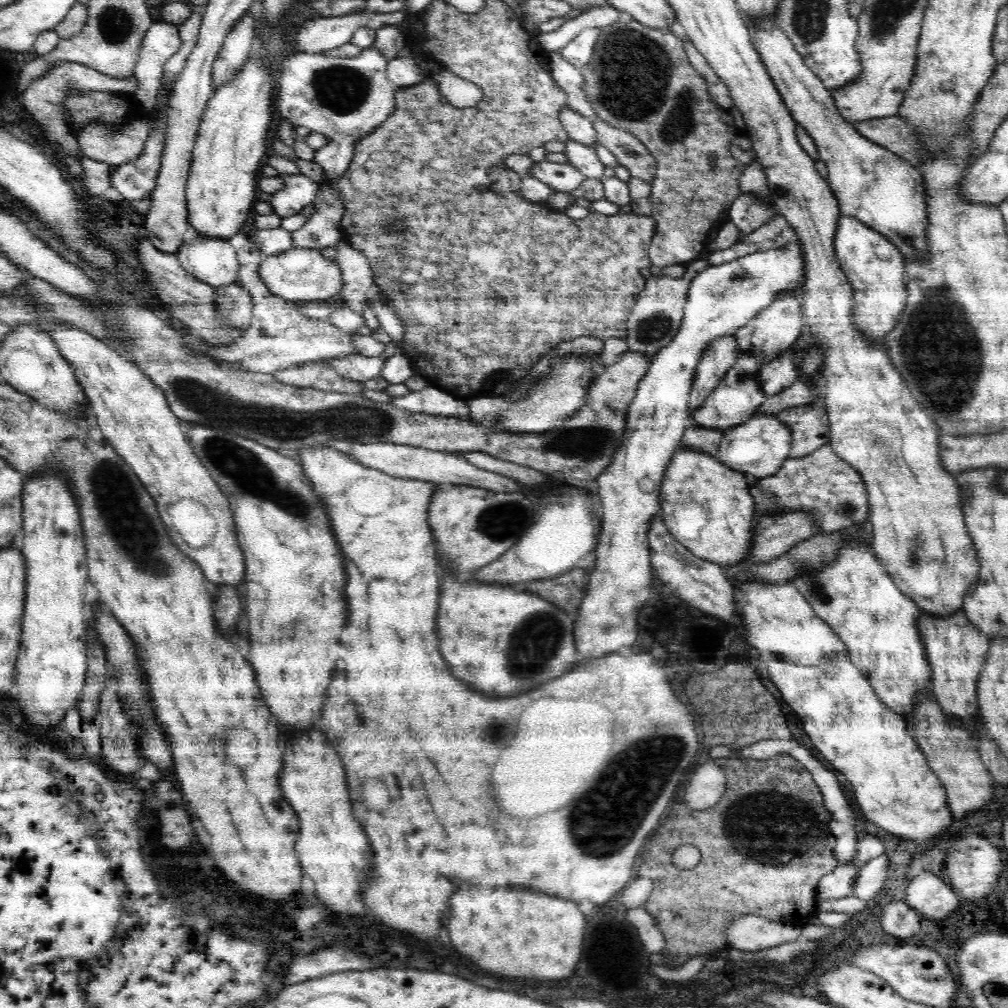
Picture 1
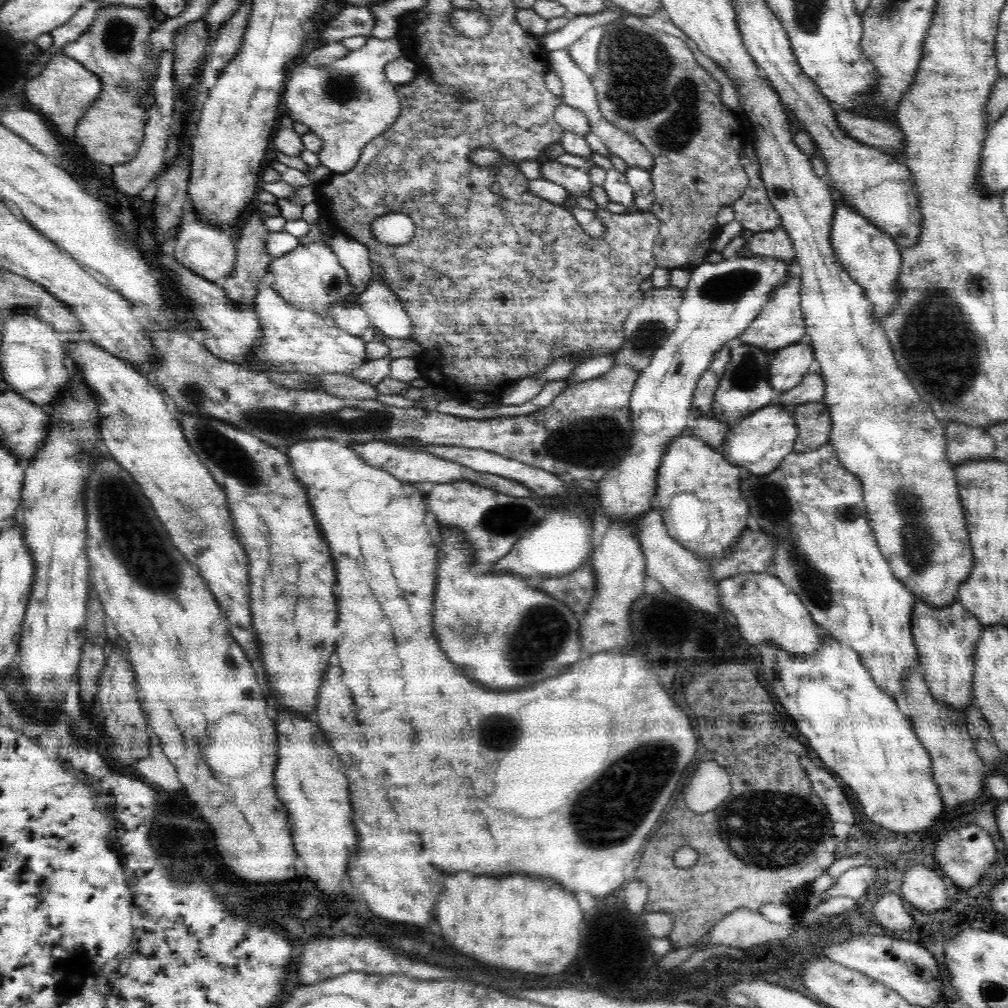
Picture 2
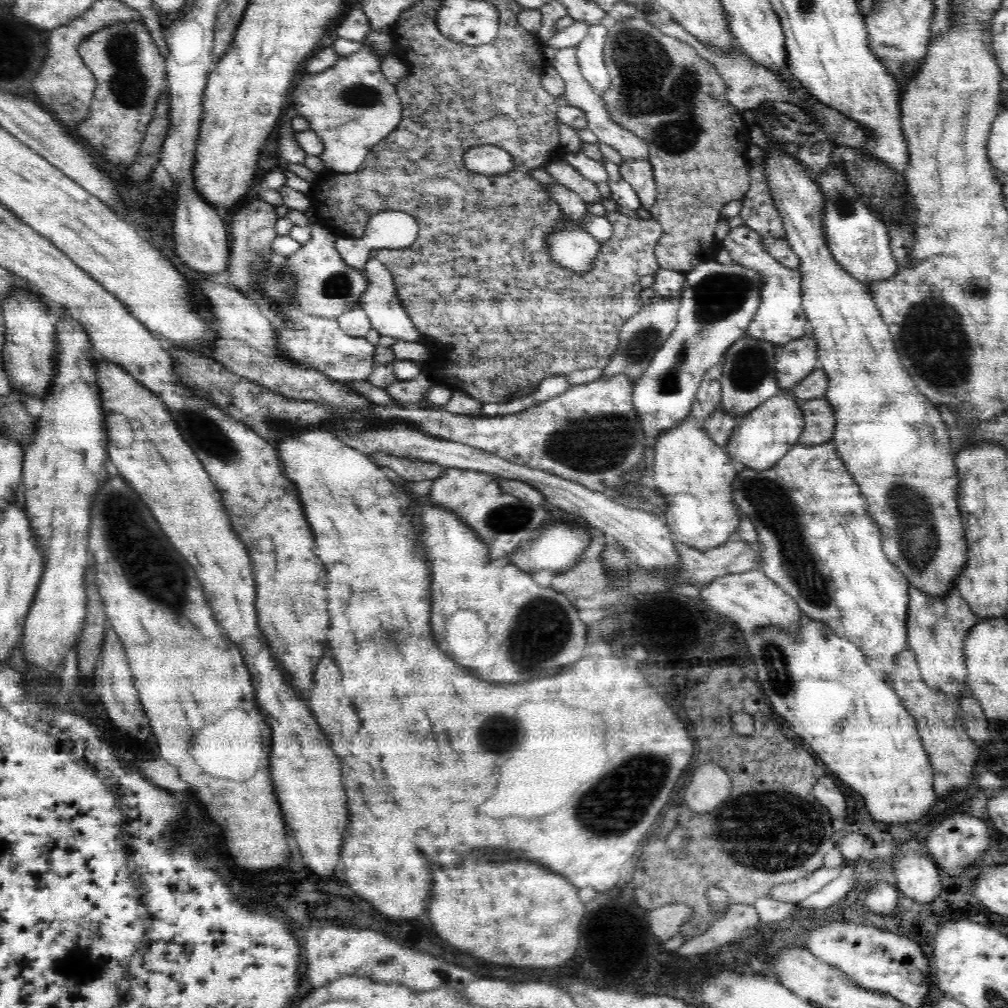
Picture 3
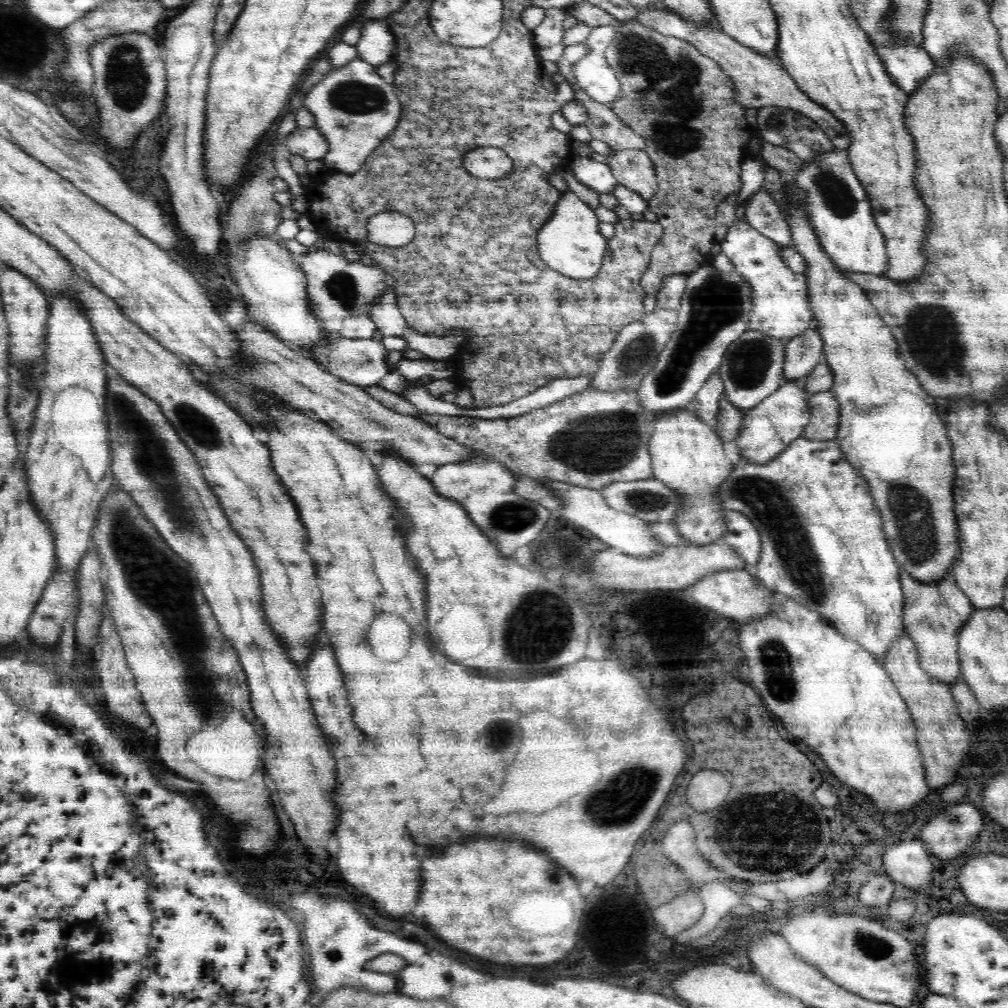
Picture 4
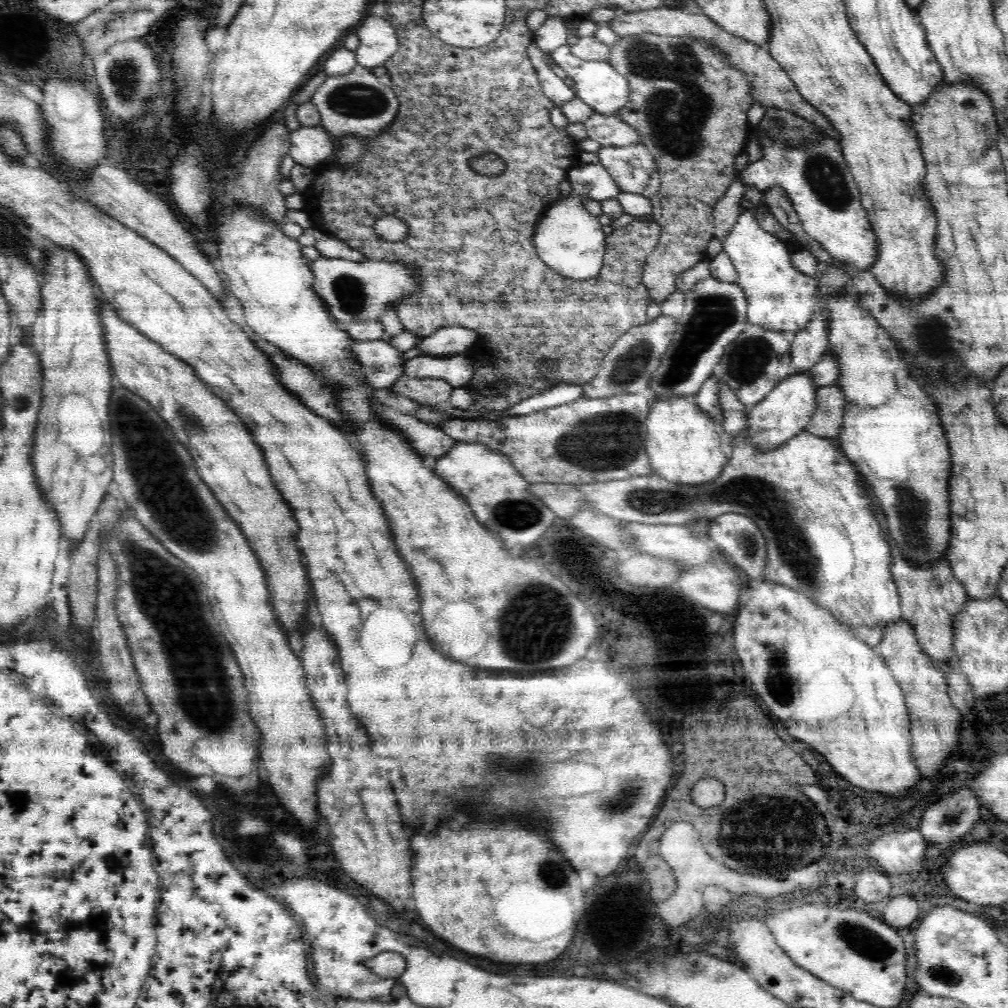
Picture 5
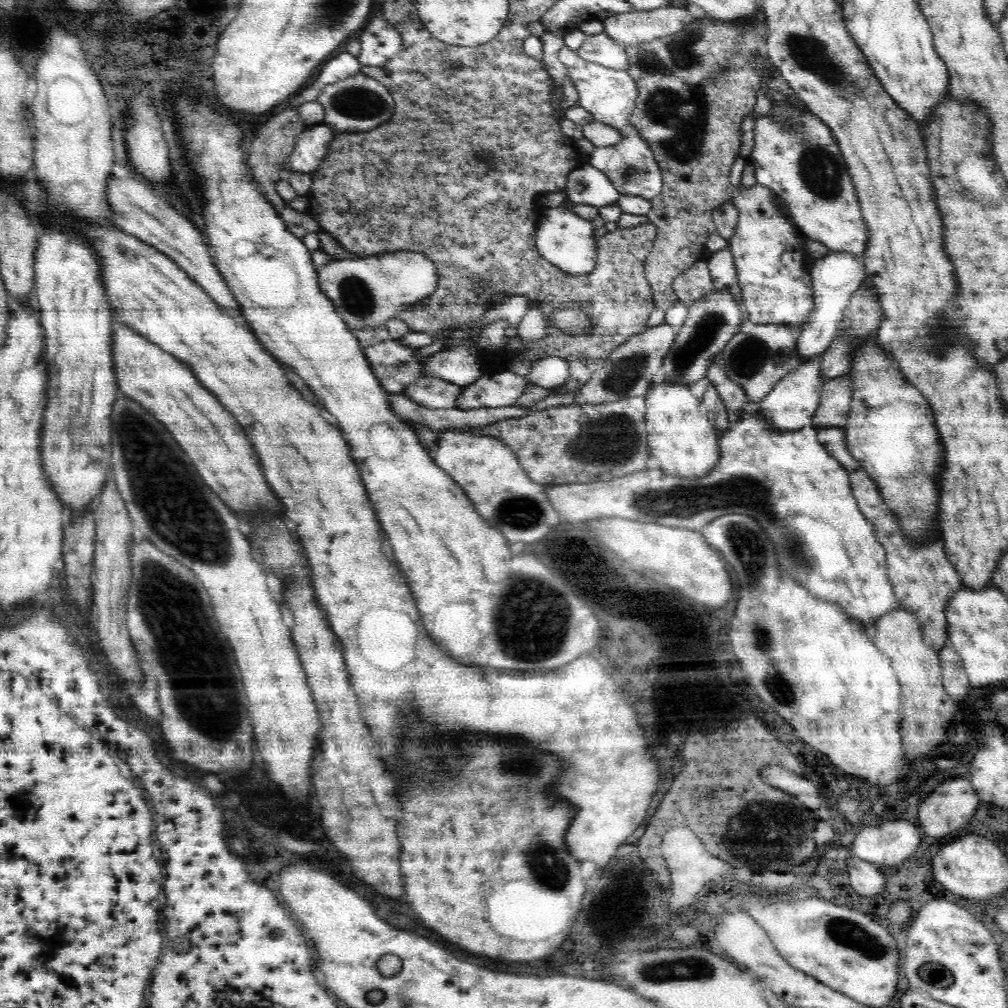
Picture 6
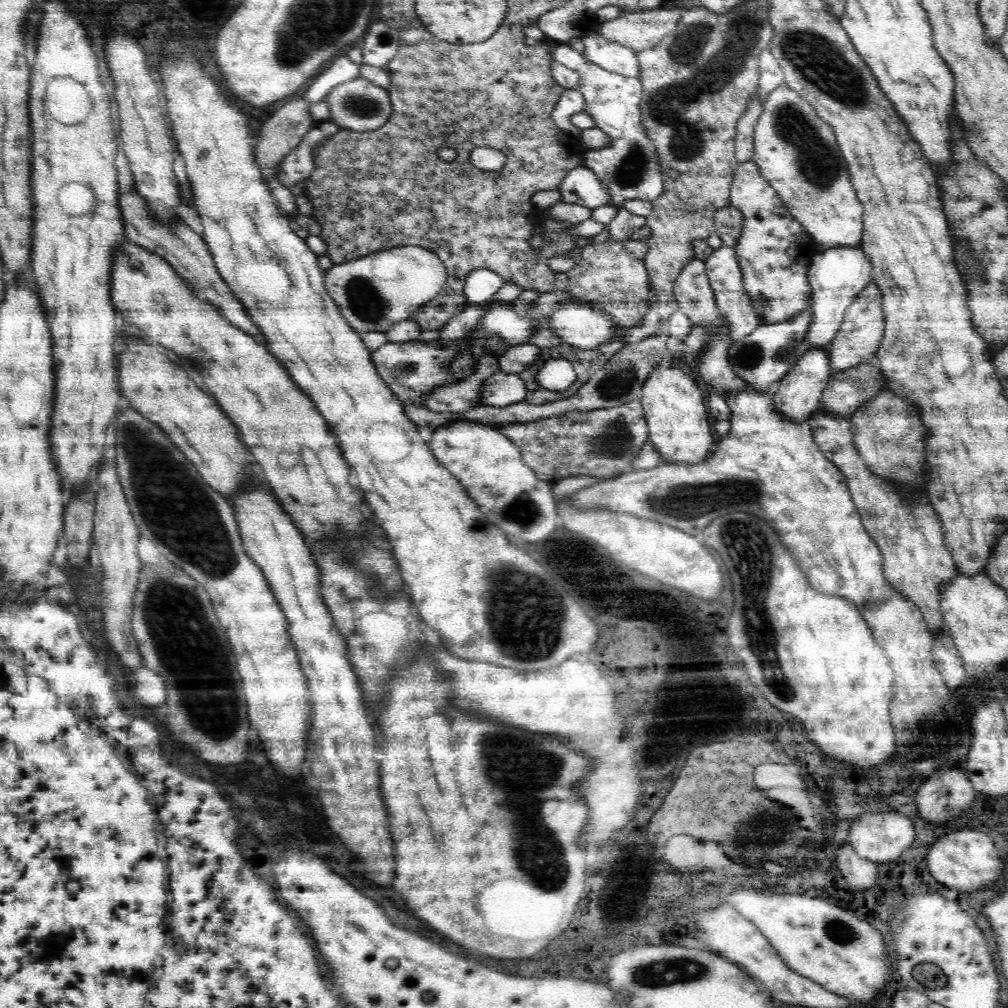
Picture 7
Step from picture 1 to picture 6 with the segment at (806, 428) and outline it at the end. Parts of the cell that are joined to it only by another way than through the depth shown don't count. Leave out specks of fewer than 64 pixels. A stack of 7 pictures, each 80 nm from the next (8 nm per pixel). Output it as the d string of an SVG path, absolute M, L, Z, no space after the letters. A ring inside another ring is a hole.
M850 375L826 379L820 392L820 406L816 409L812 428L843 428L850 410L854 383Z

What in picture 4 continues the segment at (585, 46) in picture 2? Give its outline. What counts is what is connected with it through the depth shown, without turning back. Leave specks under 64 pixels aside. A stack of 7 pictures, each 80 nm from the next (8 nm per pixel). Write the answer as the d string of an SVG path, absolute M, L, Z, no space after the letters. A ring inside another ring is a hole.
M597 26L585 40L590 52L571 66L576 84L594 102L610 105L622 94L616 73L605 59L605 50L616 36L615 26Z

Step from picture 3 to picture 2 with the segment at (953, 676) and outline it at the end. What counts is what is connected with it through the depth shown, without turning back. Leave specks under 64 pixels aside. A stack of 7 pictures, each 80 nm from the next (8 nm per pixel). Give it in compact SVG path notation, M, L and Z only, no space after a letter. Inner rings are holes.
M916 598L911 625L920 672L930 692L940 703L964 712L966 707L972 705L974 647L981 637L983 624L966 611L958 599L945 607L936 607Z

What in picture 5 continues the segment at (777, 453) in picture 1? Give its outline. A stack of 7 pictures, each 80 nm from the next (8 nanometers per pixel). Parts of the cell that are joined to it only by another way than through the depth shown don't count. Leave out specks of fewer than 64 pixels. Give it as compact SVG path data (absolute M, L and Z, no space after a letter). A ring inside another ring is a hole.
M808 372L794 373L782 379L767 396L748 409L748 425L746 435L750 441L762 449L775 449L792 439L798 433L805 431L814 412L816 412L816 385Z

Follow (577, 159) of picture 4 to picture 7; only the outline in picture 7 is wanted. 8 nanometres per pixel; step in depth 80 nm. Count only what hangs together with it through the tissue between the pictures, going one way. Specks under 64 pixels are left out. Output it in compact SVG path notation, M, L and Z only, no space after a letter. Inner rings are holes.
M585 165L569 170L557 190L563 202L579 204L590 209L606 205L609 201L609 190L602 186L592 169L586 168Z

